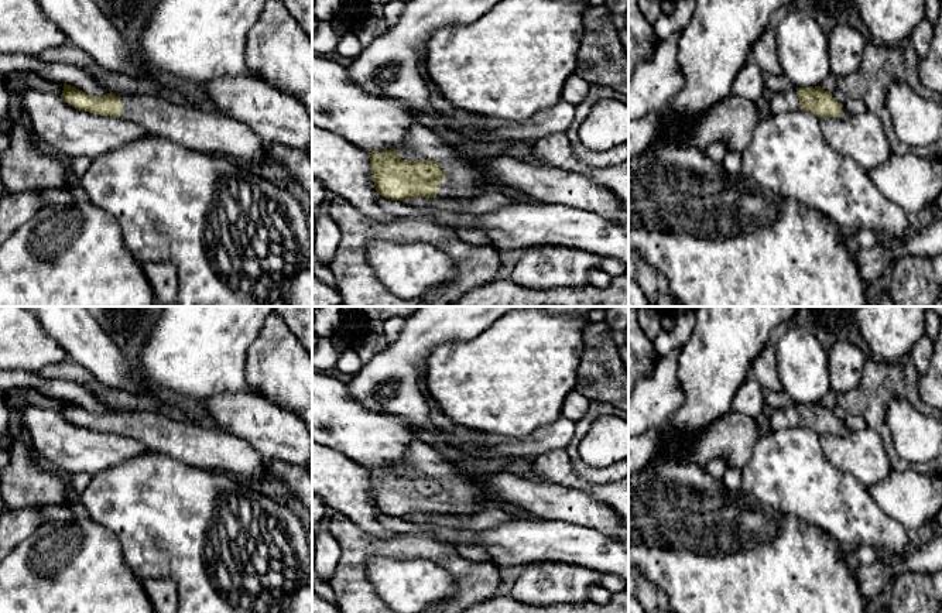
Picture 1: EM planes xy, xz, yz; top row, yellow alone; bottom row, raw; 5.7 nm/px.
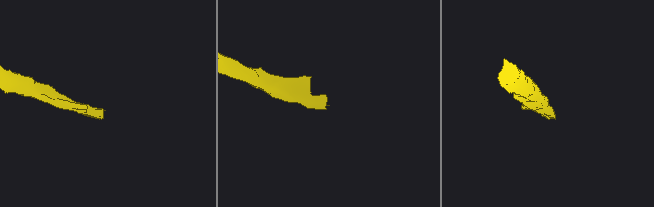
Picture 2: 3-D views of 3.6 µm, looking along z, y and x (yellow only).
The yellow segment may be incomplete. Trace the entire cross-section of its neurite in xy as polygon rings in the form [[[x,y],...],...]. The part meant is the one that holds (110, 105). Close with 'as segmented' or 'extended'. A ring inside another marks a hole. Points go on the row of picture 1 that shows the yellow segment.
[[[66,83],[61,97],[82,112],[126,119],[151,134],[199,153],[226,155],[242,165],[270,160],[268,144],[249,126],[217,112],[178,106],[144,90],[97,97]]] | extended

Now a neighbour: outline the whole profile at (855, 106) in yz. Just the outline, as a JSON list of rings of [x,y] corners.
[[[847,97],[843,103],[849,116],[860,114],[867,110],[866,105],[860,99]]]

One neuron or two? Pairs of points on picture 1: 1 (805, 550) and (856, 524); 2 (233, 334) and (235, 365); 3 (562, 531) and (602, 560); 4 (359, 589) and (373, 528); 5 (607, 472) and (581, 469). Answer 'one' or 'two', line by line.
1: two
2: one
3: one
4: two
5: one

